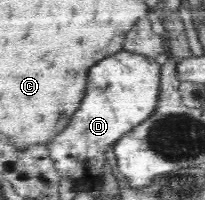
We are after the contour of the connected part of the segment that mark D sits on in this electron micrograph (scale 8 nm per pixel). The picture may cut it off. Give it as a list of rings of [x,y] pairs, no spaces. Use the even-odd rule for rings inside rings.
[[[124,50],[118,52],[118,54],[107,56],[104,60],[96,63],[96,66],[90,68],[87,91],[80,108],[76,109],[76,113],[72,116],[70,124],[64,128],[64,131],[60,132],[58,136],[54,136],[46,145],[50,157],[52,157],[52,162],[63,178],[98,180],[98,178],[104,176],[108,169],[104,165],[106,151],[113,149],[114,144],[122,136],[128,135],[128,132],[131,132],[134,127],[144,123],[155,114],[160,92],[161,70],[161,60]]]

